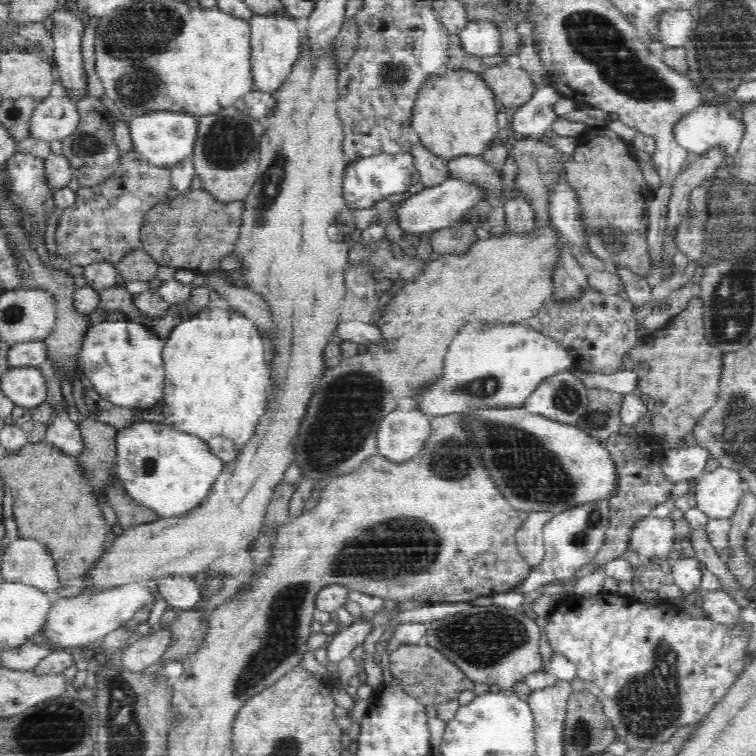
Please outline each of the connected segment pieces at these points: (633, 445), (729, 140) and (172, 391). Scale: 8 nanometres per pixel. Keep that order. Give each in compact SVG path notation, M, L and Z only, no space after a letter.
M634 427L624 429L620 433L610 436L604 441L605 447L613 455L614 462L620 472L620 487L617 495L610 498L610 526L606 533L605 546L593 560L599 568L603 568L611 560L622 556L630 547L629 542L635 529L635 524L650 516L652 509L658 504L670 504L672 490L676 481L666 476L662 461L665 457L664 446L653 433L638 434Z
M703 103L688 112L688 114L685 114L677 122L674 130L677 135L678 144L685 151L702 156L708 151L718 150L722 151L724 156L734 156L745 138L746 127L748 125L739 114L738 107L732 108L712 103Z
M208 307L202 314L176 326L165 342L164 424L196 436L225 463L232 460L242 444L251 438L258 418L264 412L271 370L269 355L264 354L268 342L260 334L262 332L258 332L258 328L241 313Z

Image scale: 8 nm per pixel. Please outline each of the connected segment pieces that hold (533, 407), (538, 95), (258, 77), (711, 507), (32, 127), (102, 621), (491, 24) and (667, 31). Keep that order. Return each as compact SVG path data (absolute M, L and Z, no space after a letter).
M570 370L542 378L526 398L524 408L558 422L575 424L589 402L588 388Z
M551 85L538 87L534 96L522 106L514 108L512 135L528 137L529 135L550 133L551 126L559 117L553 106L561 95Z
M254 15L250 27L250 80L253 91L274 94L286 84L303 52L300 30L292 19Z
M717 467L714 471L704 471L696 479L695 499L697 507L711 518L729 518L734 514L744 490L744 482L739 472L729 468Z
M53 98L36 103L28 124L27 144L38 140L56 142L72 135L79 123L77 104L66 98Z
M136 580L126 584L114 585L104 589L80 593L72 597L60 597L51 605L49 619L44 625L46 638L57 647L84 647L110 632L120 629L136 612L144 608L153 608L158 590L146 585L148 580Z
M493 18L469 20L459 32L465 50L478 56L499 54L502 46L502 31Z
M680 9L678 12L666 11L661 16L660 41L666 48L684 45L694 38L695 25L690 9Z

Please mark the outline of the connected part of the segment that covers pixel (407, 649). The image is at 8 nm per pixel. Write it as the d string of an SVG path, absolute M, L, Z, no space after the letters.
M401 644L396 650L388 652L387 664L393 676L400 676L405 690L418 697L425 705L435 705L458 698L460 692L473 690L474 681L466 676L460 665L454 664L440 648L432 644Z

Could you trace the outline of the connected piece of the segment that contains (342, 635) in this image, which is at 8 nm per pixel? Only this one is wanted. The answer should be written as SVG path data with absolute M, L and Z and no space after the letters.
M357 620L346 627L340 626L324 645L326 660L332 664L340 662L365 640L371 630L371 622L363 620Z

